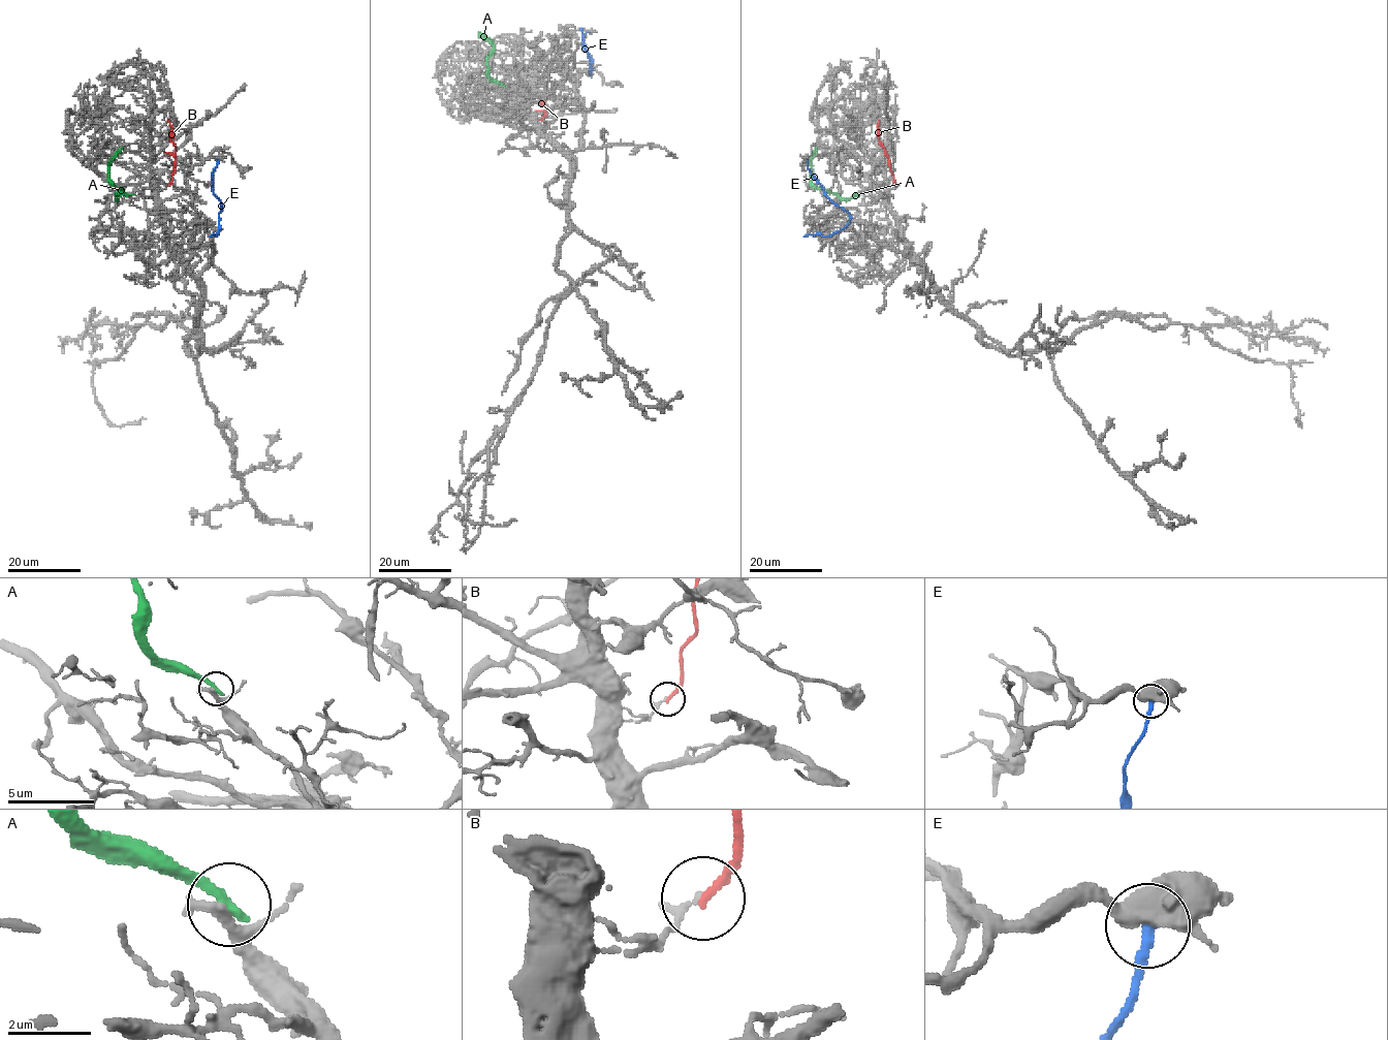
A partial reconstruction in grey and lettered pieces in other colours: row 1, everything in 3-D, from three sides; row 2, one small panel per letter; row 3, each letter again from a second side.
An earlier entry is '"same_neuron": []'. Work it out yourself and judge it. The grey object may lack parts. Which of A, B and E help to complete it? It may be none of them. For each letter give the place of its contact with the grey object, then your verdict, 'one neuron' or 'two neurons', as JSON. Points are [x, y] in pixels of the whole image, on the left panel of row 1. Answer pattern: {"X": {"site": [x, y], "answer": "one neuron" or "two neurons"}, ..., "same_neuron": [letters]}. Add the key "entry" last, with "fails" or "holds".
{"A": {"site": [132, 194], "answer": "two neurons"}, "B": {"site": [168, 185], "answer": "two neurons"}, "E": {"site": [218, 159], "answer": "two neurons"}, "same_neuron": [], "entry": "holds"}

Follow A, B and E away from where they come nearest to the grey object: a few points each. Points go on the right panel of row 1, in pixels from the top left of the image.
A: (860, 194), (840, 198), (825, 189), (816, 188), (811, 182), (814, 147)
B: (895, 185), (888, 157), (878, 139), (879, 120)
E: (807, 159), (812, 174), (833, 202), (849, 214), (850, 222), (829, 235), (805, 237)

